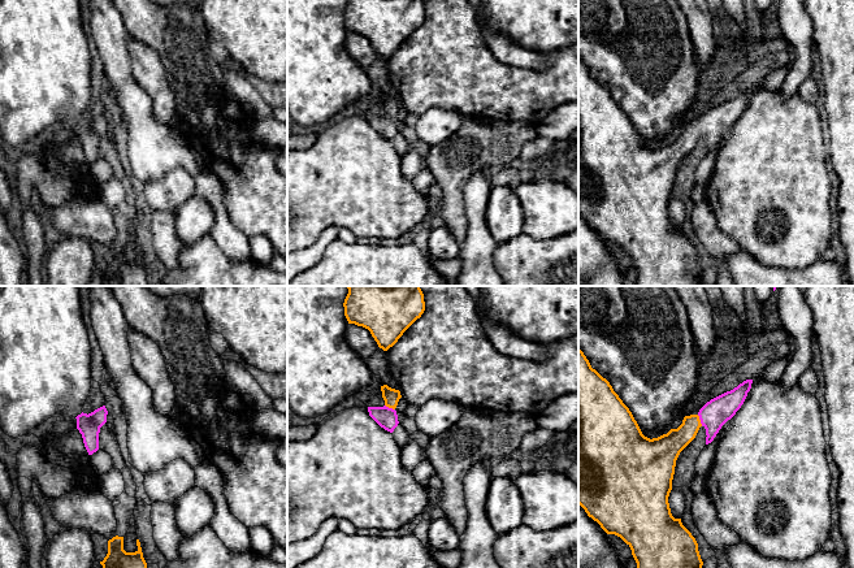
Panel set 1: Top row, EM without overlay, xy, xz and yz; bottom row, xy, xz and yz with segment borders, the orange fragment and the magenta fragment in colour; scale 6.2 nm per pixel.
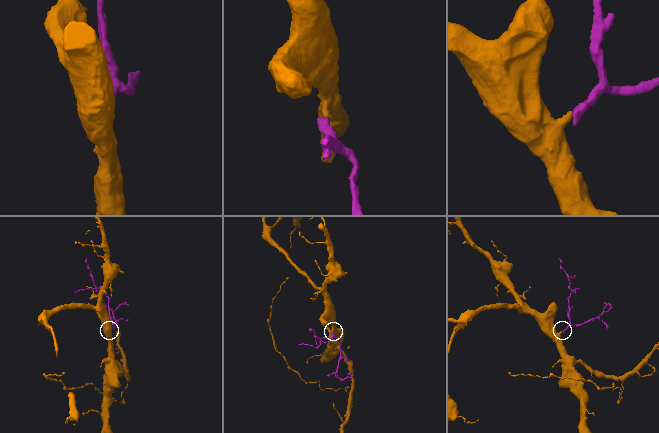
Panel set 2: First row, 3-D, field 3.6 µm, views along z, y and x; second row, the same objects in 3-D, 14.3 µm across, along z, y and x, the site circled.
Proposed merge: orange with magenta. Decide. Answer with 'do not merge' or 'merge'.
merge

